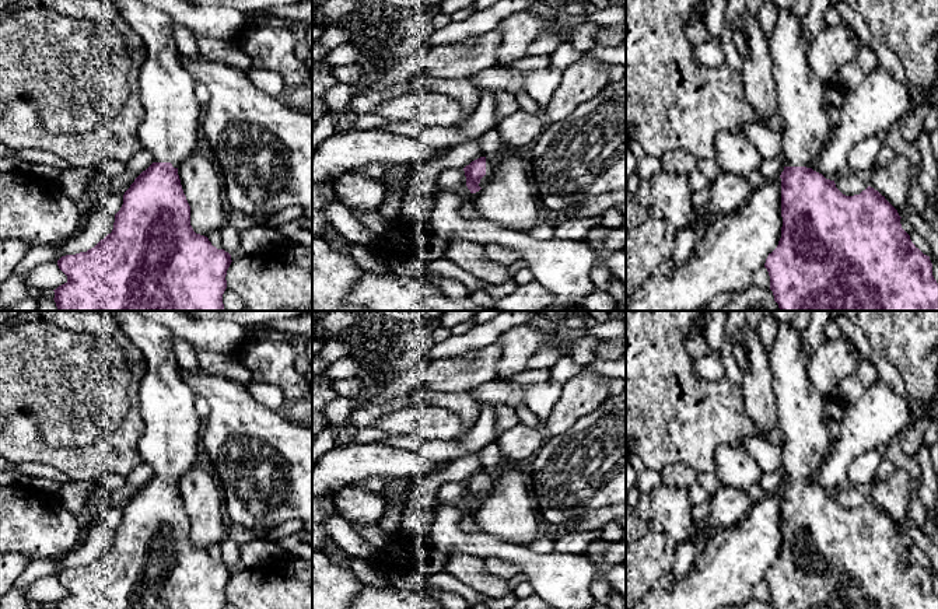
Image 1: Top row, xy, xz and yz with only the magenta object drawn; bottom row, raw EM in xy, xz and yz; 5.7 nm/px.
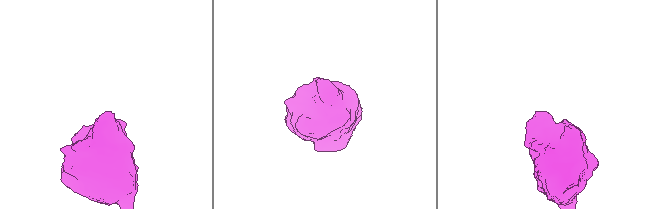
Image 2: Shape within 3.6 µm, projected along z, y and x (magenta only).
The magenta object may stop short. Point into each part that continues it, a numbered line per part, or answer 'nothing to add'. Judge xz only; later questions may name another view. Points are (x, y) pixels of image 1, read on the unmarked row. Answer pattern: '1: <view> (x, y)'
1: xz (490, 476)

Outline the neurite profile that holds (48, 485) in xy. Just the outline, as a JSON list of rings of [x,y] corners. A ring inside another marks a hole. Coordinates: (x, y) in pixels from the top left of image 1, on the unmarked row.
[[[31,476],[31,486],[49,493],[56,493],[62,487],[62,484],[53,479],[45,479],[38,476]]]

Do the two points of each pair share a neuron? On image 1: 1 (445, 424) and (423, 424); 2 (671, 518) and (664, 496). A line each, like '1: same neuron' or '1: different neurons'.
1: same neuron
2: same neuron

